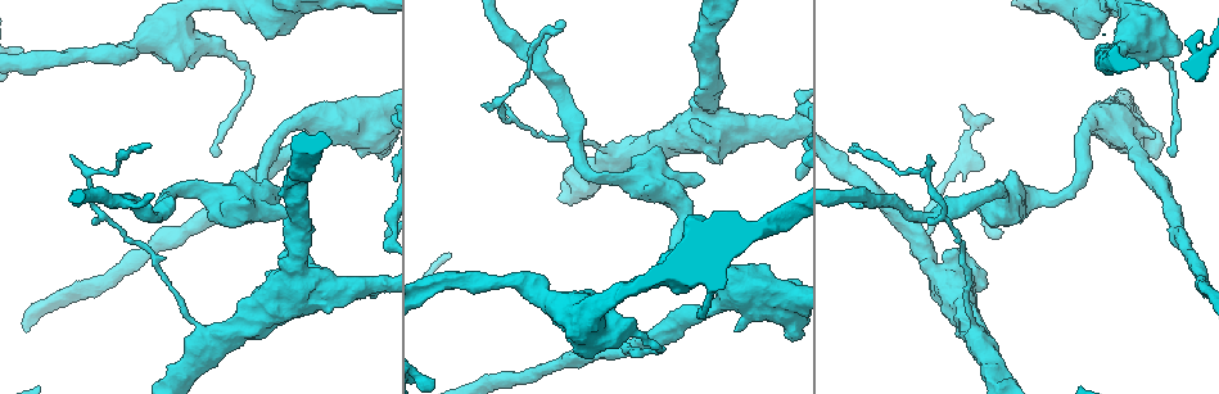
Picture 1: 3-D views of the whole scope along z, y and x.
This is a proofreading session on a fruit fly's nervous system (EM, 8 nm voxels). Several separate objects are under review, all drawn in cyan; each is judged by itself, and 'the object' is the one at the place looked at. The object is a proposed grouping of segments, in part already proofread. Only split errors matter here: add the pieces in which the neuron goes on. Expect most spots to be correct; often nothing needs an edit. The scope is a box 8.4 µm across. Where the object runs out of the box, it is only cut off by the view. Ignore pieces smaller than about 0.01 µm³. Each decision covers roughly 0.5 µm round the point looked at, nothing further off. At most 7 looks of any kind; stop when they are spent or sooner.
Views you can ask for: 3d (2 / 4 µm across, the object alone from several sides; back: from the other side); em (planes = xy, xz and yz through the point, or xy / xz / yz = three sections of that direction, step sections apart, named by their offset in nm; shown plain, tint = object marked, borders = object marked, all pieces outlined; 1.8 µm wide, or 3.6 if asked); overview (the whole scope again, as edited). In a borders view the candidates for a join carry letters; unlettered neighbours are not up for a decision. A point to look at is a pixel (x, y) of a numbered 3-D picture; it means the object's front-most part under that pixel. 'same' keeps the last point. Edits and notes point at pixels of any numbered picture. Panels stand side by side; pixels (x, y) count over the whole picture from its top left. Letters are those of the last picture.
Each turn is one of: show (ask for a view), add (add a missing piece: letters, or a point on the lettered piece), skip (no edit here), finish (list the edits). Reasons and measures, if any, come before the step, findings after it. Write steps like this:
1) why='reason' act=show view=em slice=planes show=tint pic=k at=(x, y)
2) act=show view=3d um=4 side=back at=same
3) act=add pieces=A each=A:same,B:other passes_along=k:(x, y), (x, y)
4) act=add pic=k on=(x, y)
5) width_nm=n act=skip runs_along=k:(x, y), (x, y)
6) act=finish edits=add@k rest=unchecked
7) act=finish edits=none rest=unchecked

why='sudden change in width' act=show view=3d um=4 pic=1 at=(295, 271)

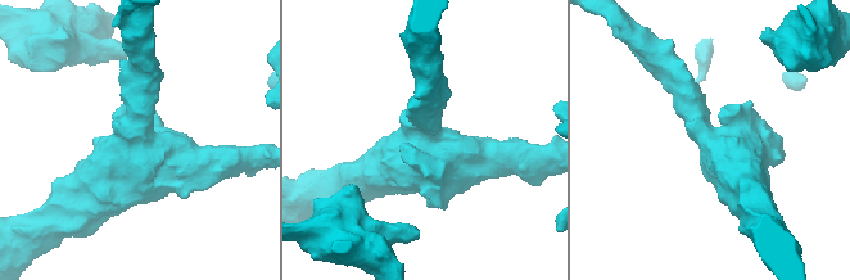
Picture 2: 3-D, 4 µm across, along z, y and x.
act=show view=em um=3.6 slice=planes show=plain pic=2 at=(137, 137)

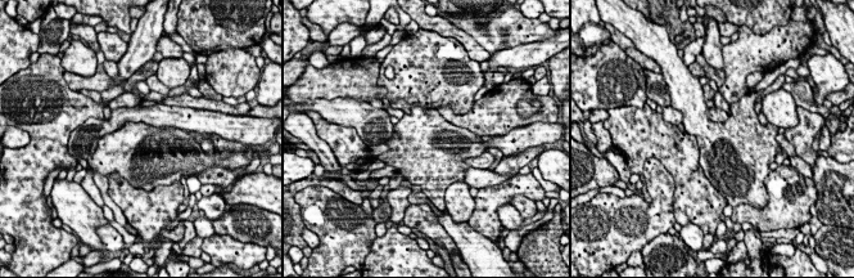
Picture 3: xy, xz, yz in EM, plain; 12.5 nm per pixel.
act=show view=em um=3.6 slice=planes show=borders at=same

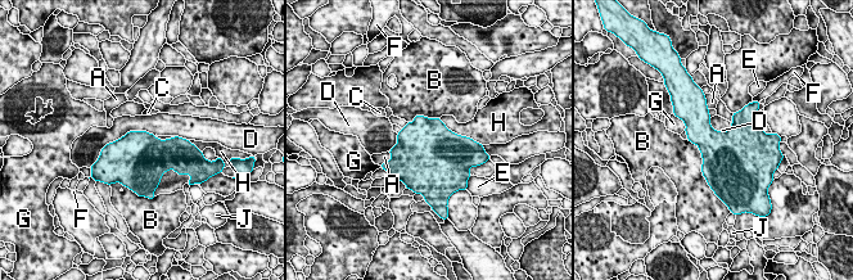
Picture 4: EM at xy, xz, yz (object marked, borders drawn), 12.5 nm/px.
act=skip each=A:other,B:other,C:other,D:other,E:other,F:other,G:other,H:other,J:other border=4:(154, 134), (127, 131), (99, 156) found='none of them fits'

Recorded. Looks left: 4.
why='thin end' act=show view=em um=3.6 slice=yz step=8 show=tint pic=1 at=(149, 144)

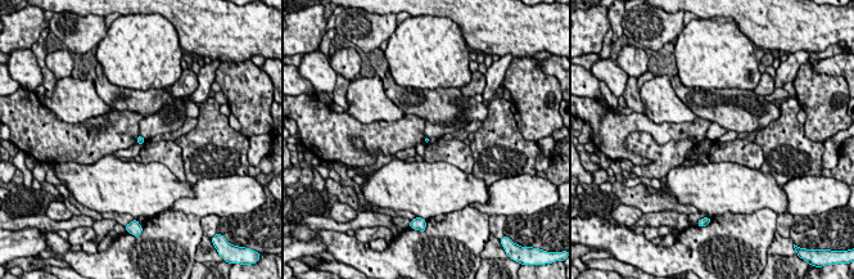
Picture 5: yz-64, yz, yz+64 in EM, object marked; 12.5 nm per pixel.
act=show view=em um=3.6 slice=xz step=4 show=borders at=same

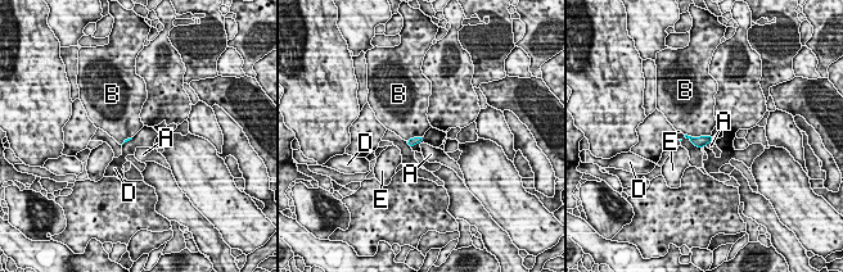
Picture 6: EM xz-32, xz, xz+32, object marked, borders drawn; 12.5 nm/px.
act=skip each=A:other,B:other,D:other,E:other border=6:(424, 136), (411, 148) found='no lettered piece goes on from it'

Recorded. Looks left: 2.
why='branch stops here' act=show view=em slice=planes show=borders pic=1 at=(1153, 137)

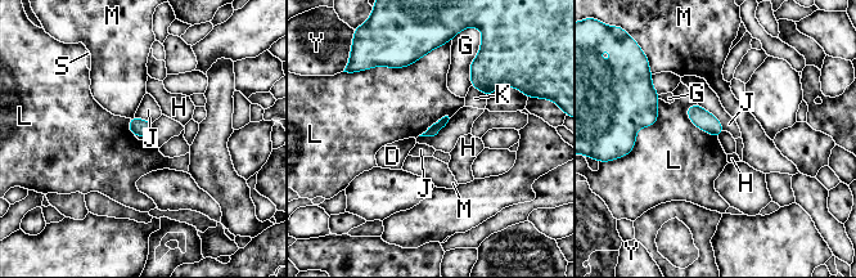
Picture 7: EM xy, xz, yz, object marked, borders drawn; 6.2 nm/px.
act=skip each=D:other,G:other,H:other,J:other,K:other,L:other,M:other,S:other,Y:other border=7:(442, 45), (404, 67), (372, 68) found='no lettered piece goes on from it'

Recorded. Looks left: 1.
act=finish edits=none rest=unchecked

